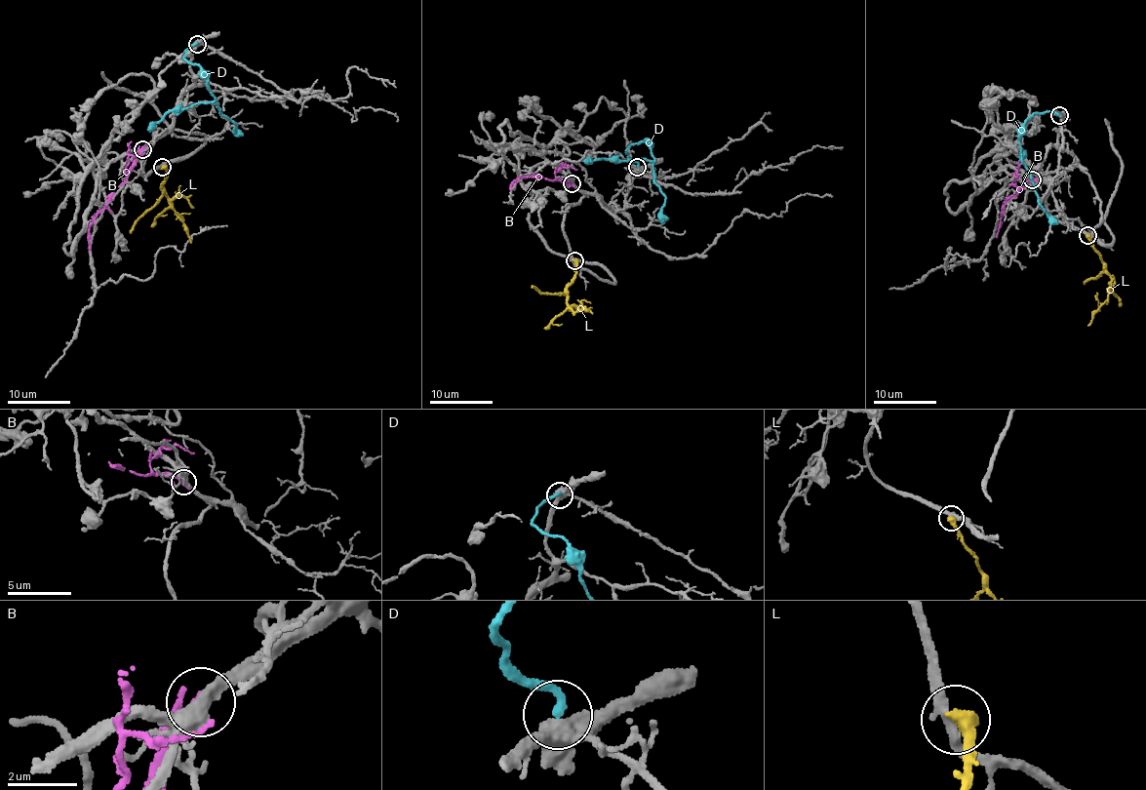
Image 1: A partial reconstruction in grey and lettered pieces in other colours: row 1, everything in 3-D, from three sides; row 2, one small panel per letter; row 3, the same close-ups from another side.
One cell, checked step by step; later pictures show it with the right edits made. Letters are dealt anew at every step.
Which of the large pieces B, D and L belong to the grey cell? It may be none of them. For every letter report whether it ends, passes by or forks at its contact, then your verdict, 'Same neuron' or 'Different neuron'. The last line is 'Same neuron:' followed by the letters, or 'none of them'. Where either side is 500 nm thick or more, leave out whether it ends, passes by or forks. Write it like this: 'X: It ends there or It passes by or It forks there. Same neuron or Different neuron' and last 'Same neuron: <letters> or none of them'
B: It ends there. Different neuron
D: It ends there. Different neuron
L: It ends there. Different neuron
Same neuron: none of them

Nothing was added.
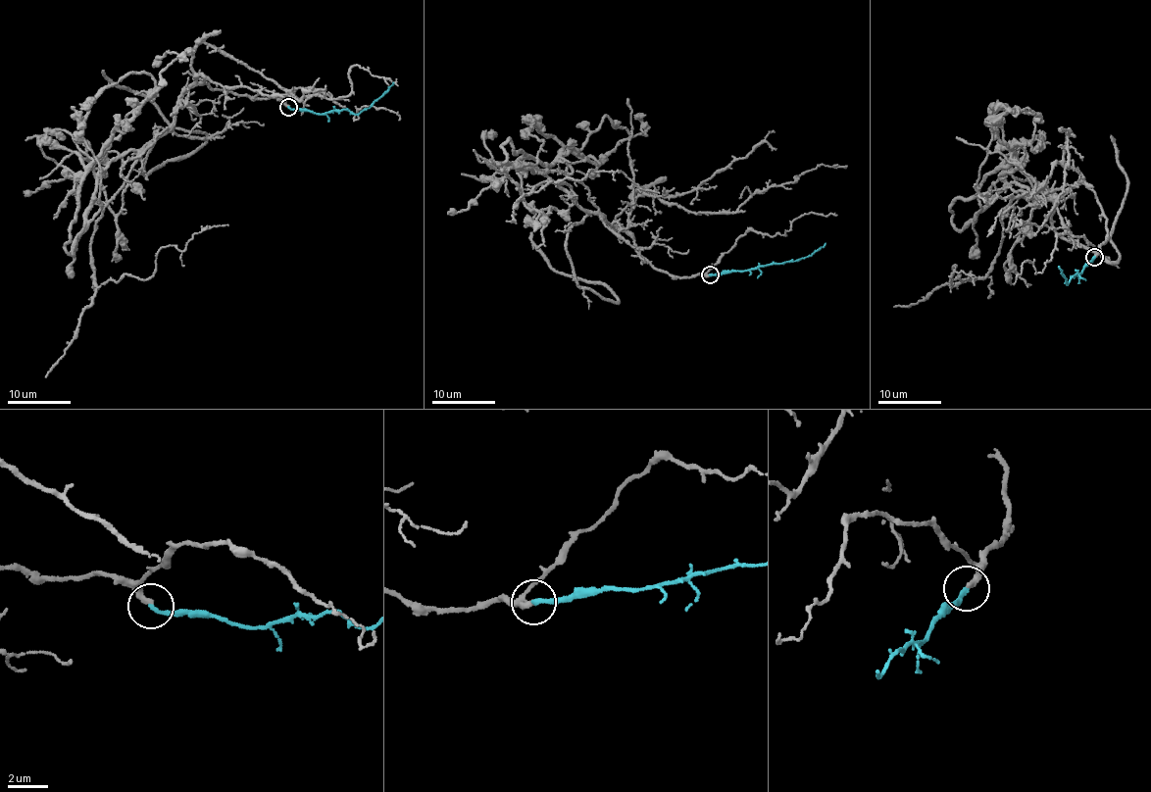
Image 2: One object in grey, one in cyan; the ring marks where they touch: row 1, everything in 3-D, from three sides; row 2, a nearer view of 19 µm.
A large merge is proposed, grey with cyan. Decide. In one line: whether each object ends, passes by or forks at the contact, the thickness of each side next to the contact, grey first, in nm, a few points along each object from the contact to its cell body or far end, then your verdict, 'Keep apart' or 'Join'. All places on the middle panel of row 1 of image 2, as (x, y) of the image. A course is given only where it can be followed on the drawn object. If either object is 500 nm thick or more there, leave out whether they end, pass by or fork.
At the ring grey ends. At the ring cyan ends. Thickness 320 nm (grey) against 200 nm. Course of grey: (709, 274), (654, 270), (604, 215), (506, 161), (502, 144), (552, 164), (606, 116), (630, 136), (600, 165). Course of cyan: (709, 274), (784, 263), (811, 255), (825, 243). Join

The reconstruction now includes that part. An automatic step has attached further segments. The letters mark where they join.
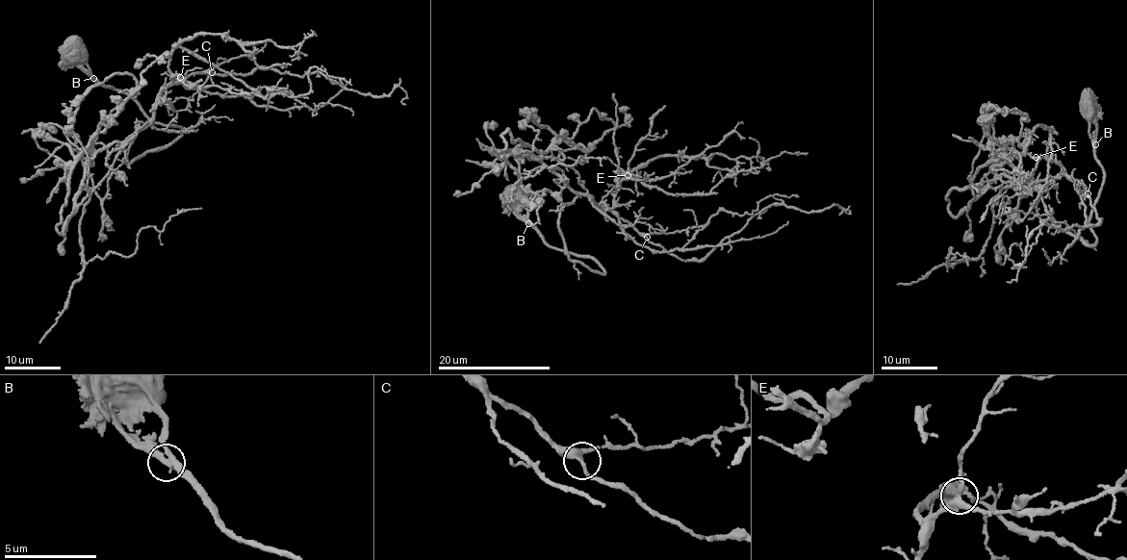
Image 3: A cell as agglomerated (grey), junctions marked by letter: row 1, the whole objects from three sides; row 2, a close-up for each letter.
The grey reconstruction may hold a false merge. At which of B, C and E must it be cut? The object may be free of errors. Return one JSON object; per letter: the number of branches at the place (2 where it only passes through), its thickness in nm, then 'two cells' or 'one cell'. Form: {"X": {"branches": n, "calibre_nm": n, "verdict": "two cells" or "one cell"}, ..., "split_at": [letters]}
{"B": {"branches": 3, "calibre_nm": 320, "verdict": "one cell"}, "C": {"branches": 3, "calibre_nm": 320, "verdict": "one cell"}, "E": {"branches": 3, "calibre_nm": 320, "verdict": "one cell"}, "split_at": []}

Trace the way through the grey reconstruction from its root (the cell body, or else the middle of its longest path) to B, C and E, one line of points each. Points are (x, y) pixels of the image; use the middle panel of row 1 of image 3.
B: (519, 197), (519, 216), (527, 223)
C: (519, 197), (546, 242), (596, 259), (603, 274), (568, 255), (558, 219), (565, 203), (589, 195), (647, 237)
E: (519, 197), (546, 242), (596, 259), (603, 274), (570, 258), (560, 211), (581, 193), (610, 209), (627, 174)

